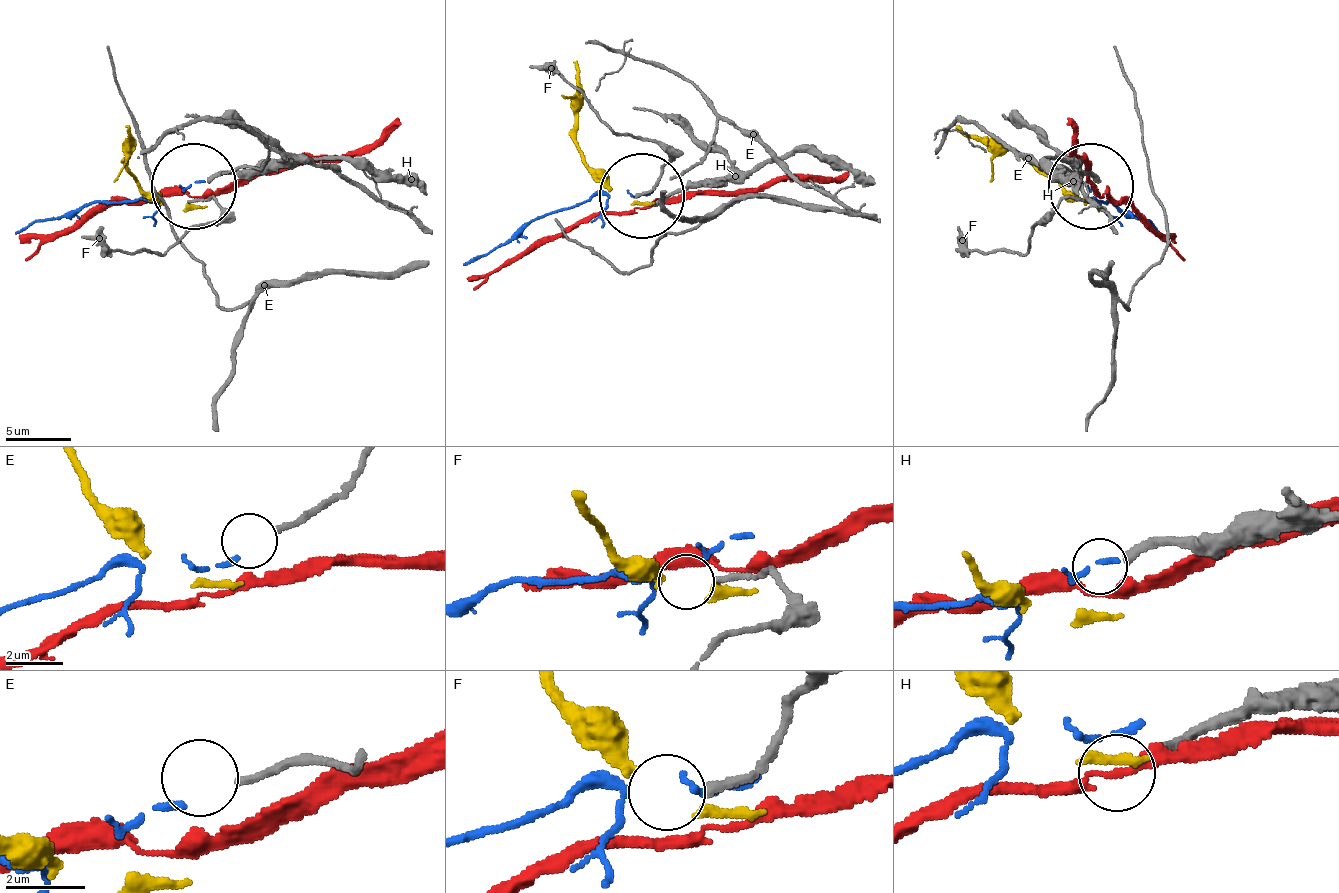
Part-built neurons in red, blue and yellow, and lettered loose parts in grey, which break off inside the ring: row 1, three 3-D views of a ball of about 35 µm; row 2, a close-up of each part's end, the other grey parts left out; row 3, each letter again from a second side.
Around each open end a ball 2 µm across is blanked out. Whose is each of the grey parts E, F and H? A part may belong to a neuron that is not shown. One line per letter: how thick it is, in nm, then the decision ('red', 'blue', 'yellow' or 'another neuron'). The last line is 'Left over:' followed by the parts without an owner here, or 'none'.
E: calibre 180 nm; blue
F: calibre 240 nm; another neuron
H: calibre 360 nm; another neuron
Left over: F, H

